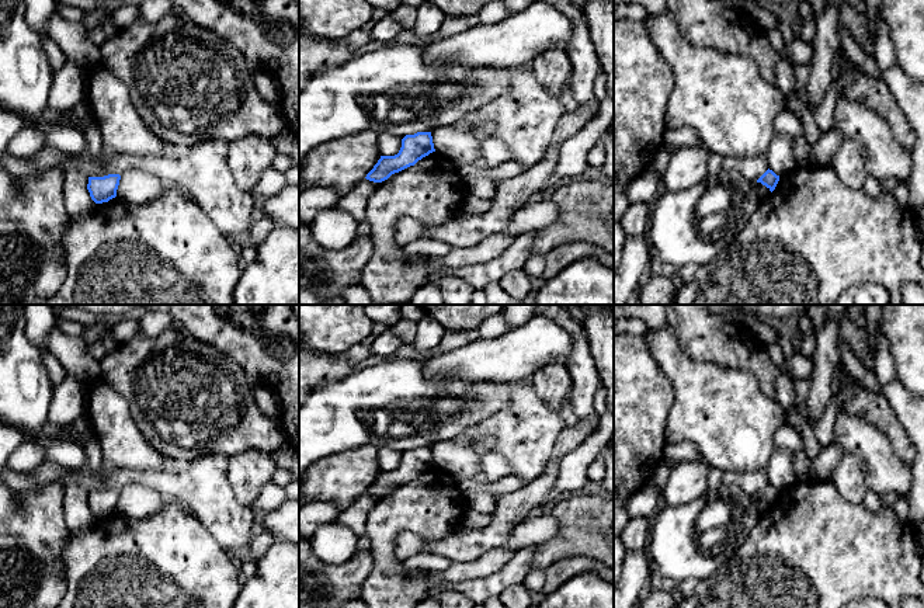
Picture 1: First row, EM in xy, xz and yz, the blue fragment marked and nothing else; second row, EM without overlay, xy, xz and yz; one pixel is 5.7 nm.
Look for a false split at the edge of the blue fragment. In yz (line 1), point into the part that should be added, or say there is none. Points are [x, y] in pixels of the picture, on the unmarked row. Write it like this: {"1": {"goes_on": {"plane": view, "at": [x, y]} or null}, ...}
{"1": {"goes_on": null}}

